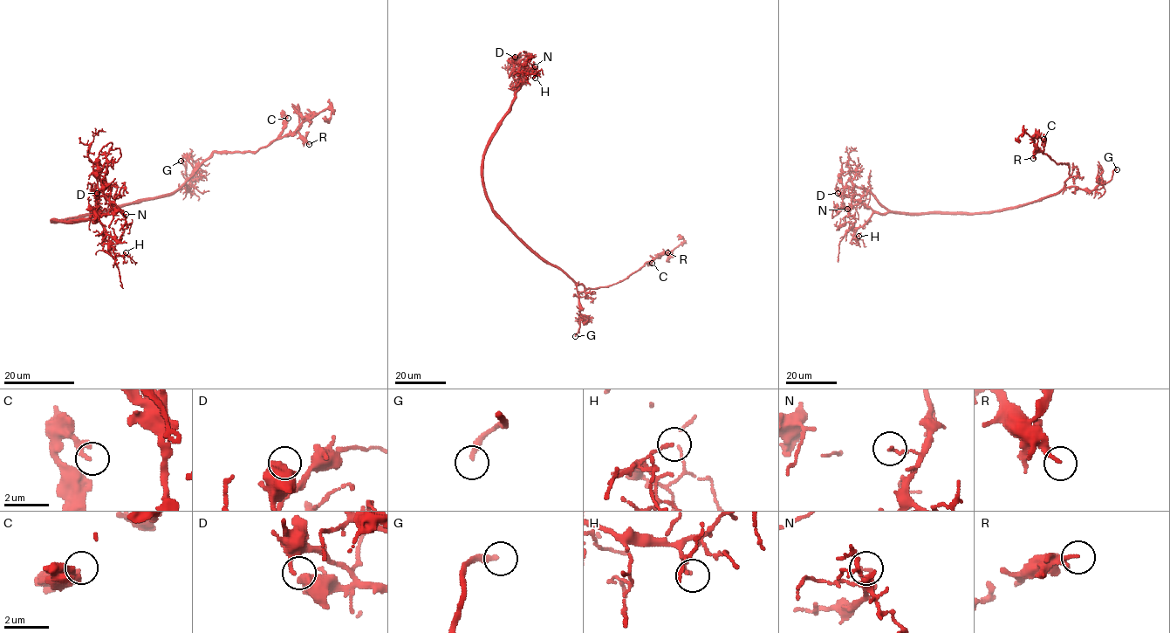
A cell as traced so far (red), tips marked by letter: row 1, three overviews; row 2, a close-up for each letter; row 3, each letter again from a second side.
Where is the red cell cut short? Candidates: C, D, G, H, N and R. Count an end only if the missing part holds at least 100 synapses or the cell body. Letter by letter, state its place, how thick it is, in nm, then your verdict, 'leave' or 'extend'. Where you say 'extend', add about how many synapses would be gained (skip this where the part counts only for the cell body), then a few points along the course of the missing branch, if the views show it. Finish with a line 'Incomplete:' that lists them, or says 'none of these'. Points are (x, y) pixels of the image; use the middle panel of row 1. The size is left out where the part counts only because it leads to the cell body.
C: place (652, 263); calibre 200 nm; leave
D: place (515, 57); calibre 650 nm; leave
G: place (575, 336); calibre 240 nm; extend; course (575, 336), (585, 338), (594, 344), (610, 325), (618, 321), (599, 328), (598, 341), (592, 343)
H: place (535, 78); calibre 140 nm; leave
N: place (535, 66); calibre 140 nm; leave
R: place (667, 252); calibre 130 nm; leave
Incomplete: G

